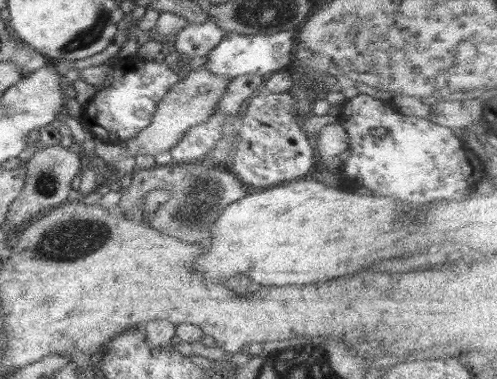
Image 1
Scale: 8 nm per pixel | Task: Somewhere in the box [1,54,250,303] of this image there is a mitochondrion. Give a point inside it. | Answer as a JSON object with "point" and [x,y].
{"point":[74,239]}

